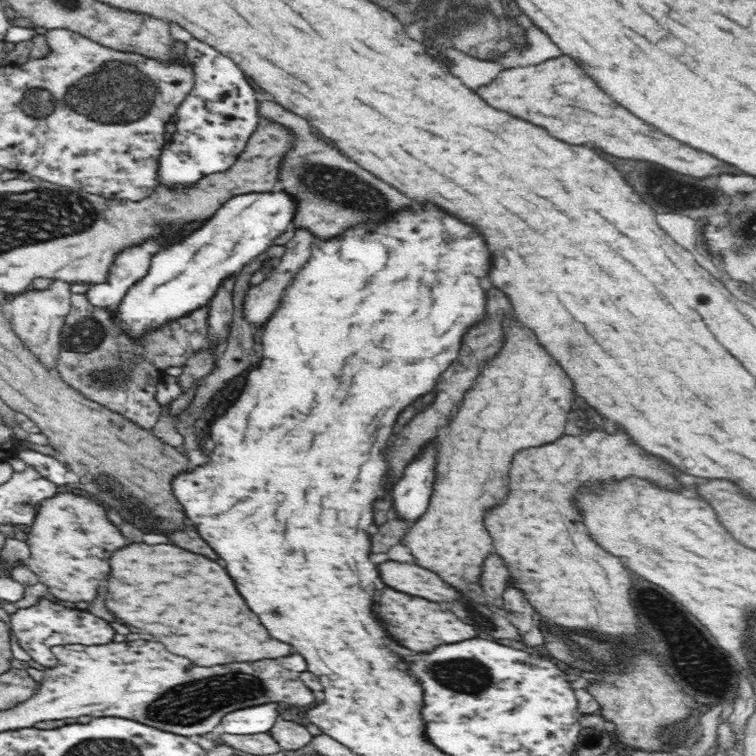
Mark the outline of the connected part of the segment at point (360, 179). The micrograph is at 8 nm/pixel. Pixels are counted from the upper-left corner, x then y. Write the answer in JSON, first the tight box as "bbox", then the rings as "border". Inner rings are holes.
{"bbox":[258,102,416,240],"border":[[[260,102],[258,115],[260,118],[270,118],[274,122],[290,126],[298,136],[298,142],[294,144],[290,154],[286,154],[286,160],[282,162],[282,168],[280,168],[280,180],[284,184],[284,190],[290,192],[296,200],[302,200],[298,202],[298,212],[294,216],[294,224],[298,228],[306,228],[314,232],[314,236],[326,240],[326,238],[334,238],[342,234],[346,228],[354,224],[360,224],[366,220],[378,222],[392,216],[394,210],[402,206],[416,204],[414,200],[410,200],[408,196],[392,188],[390,184],[372,176],[364,168],[358,168],[358,164],[352,164],[352,160],[342,156],[332,146],[320,142],[314,136],[312,126],[304,118],[296,116],[294,112],[288,112],[280,104]],[[314,192],[316,192],[316,200],[314,200]]]}

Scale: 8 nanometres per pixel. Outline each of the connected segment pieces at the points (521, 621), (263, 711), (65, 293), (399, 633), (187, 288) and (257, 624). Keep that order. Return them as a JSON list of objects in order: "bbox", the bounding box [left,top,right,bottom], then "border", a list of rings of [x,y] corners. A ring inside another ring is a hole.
[{"bbox":[504,588,544,648],"border":[[[506,588],[504,592],[504,610],[510,616],[512,624],[520,630],[520,647],[535,648],[544,644],[540,630],[540,614],[530,606],[524,592],[518,588]]]},{"bbox":[219,704,279,735],"border":[[[260,704],[225,714],[222,718],[222,726],[219,728],[224,728],[221,730],[224,733],[257,735],[270,731],[279,718],[278,704]]]},{"bbox":[5,279,72,369],"border":[[[54,279],[51,286],[44,290],[31,289],[15,295],[12,302],[5,302],[6,306],[12,307],[13,330],[29,351],[48,369],[57,368],[57,361],[60,360],[61,328],[70,312],[72,296],[68,281]]]},{"bbox":[374,586,476,652],"border":[[[388,586],[382,590],[380,600],[374,602],[374,610],[376,610],[374,614],[386,624],[392,638],[398,642],[404,642],[404,646],[408,646],[410,650],[416,650],[416,652],[430,652],[432,648],[440,646],[440,644],[476,638],[476,628],[472,628],[470,624],[464,624],[450,610],[440,608],[438,602],[422,600],[418,596],[406,596],[404,592],[396,592]],[[418,646],[426,646],[426,648],[418,648]]]},{"bbox":[114,192,296,339],"border":[[[286,192],[242,193],[227,200],[200,230],[174,245],[165,247],[150,258],[150,268],[146,276],[134,286],[130,286],[129,292],[126,292],[122,302],[114,309],[120,332],[130,335],[132,339],[139,339],[148,331],[190,315],[196,309],[208,307],[222,279],[240,272],[243,266],[268,250],[274,239],[288,230],[288,224],[292,222],[292,212],[296,212],[296,202]]]},{"bbox":[106,544,292,666],"border":[[[130,544],[114,552],[110,556],[110,578],[108,578],[108,594],[106,606],[112,614],[116,614],[122,622],[144,630],[146,634],[154,634],[158,642],[162,642],[172,654],[186,656],[194,660],[198,666],[216,666],[228,662],[246,662],[246,660],[264,660],[264,658],[280,658],[292,652],[290,644],[274,640],[258,616],[246,606],[244,598],[238,594],[234,580],[228,576],[226,568],[208,560],[202,554],[192,554],[178,546],[170,544]]]}]

